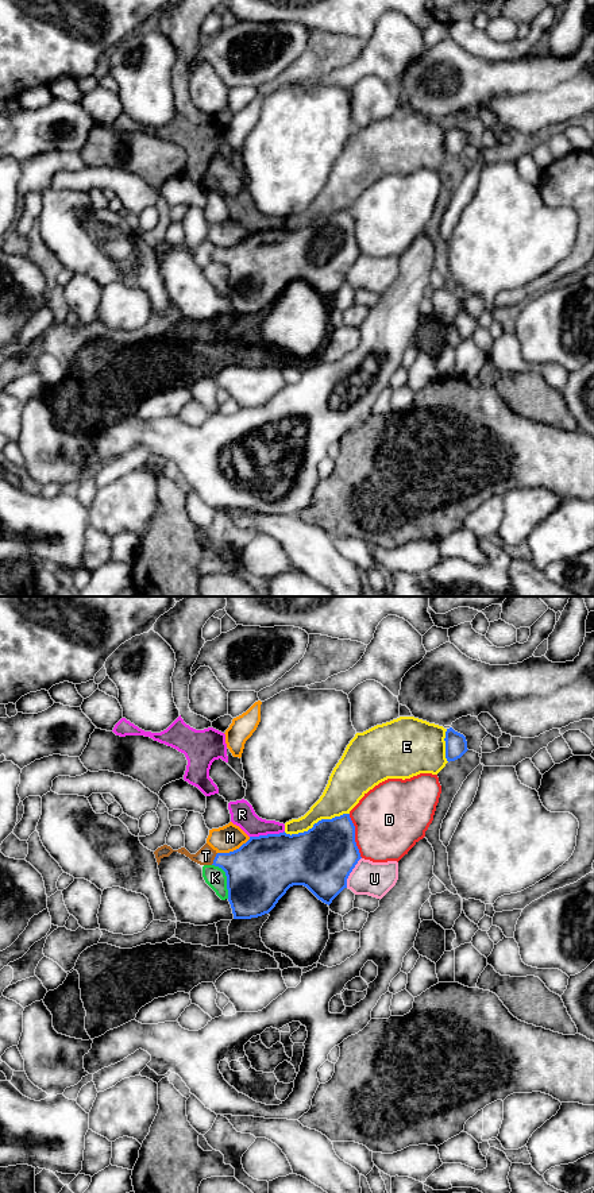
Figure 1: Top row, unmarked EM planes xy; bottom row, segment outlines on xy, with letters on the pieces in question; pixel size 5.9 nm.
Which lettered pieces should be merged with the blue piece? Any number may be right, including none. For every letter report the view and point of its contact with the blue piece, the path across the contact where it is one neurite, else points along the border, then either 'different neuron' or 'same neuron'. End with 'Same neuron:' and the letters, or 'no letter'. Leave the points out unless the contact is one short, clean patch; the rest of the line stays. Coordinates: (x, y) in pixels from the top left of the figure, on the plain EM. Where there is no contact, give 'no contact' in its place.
D: xy (354, 231) | different neuron
E: xy (317, 217) | different neuron
K: xy (227, 274) | different neuron
M: xy (234, 246) | different neuron
R: xy (267, 230) | different neuron
T: xy (215, 254) | across xy (254, 267), (215, 254), (205, 251) | same neuron
U: xy (351, 266) | different neuron
Same neuron: T

